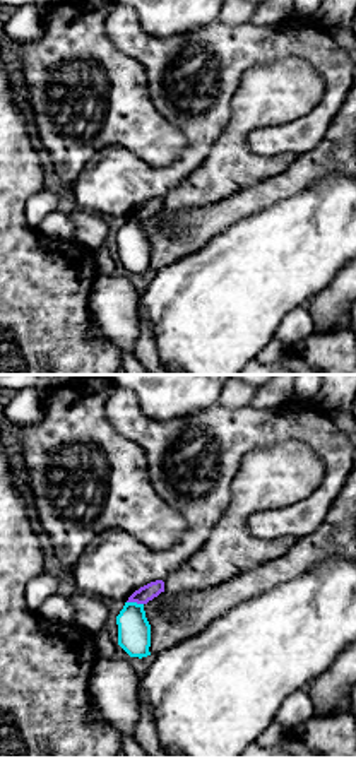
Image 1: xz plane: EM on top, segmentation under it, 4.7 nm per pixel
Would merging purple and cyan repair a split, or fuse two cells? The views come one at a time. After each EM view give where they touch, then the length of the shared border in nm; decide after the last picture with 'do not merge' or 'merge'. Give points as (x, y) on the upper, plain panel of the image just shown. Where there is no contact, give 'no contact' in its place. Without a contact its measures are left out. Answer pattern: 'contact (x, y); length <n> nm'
contact (136, 218); length 80 nm

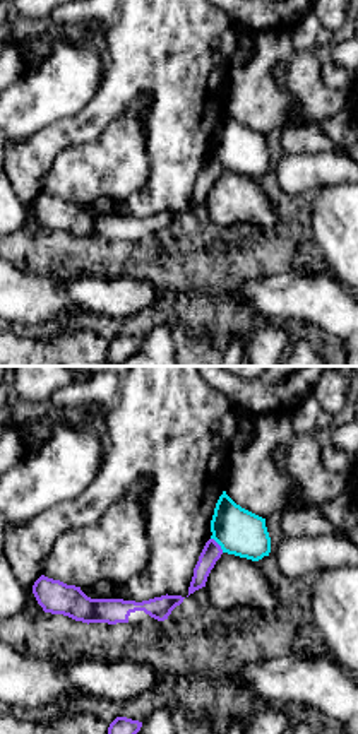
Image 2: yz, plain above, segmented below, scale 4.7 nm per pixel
contact (218, 161); length 90 nm

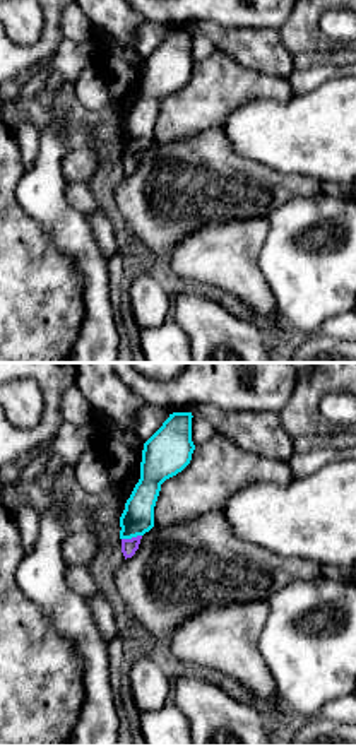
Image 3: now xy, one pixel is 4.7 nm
contact (130, 156); length 100 nm

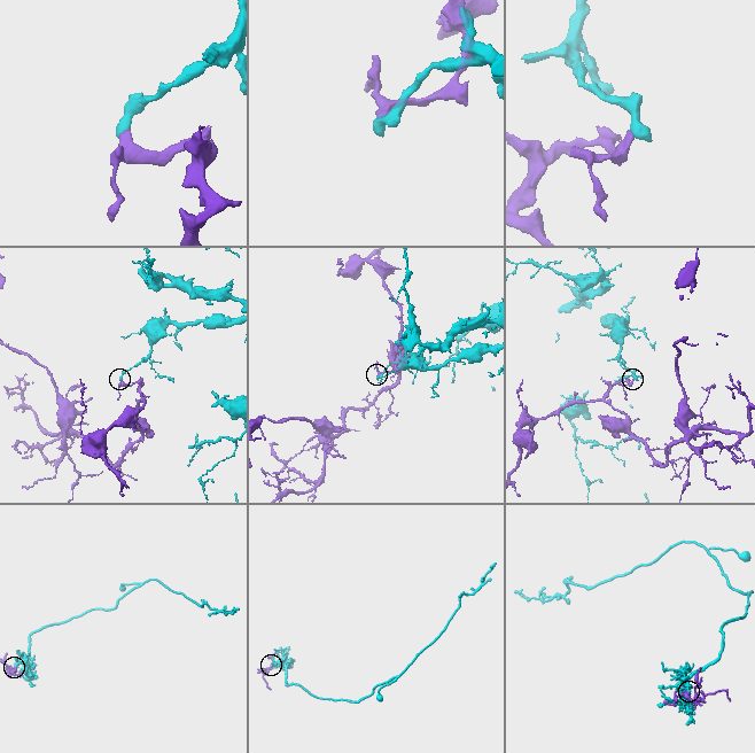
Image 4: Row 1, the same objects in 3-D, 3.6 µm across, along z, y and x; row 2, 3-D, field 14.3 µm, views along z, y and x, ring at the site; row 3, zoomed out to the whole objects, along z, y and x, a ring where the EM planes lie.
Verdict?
do not merge

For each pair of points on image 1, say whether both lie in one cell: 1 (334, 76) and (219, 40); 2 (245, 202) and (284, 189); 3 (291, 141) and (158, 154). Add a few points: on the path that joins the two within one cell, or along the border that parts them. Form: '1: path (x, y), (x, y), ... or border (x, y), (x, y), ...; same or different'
1: path (308, 47), (305, 43), (249, 43); same
2: path (255, 199), (274, 190); same
3: border (163, 117), (183, 134), (185, 151), (153, 168); different

